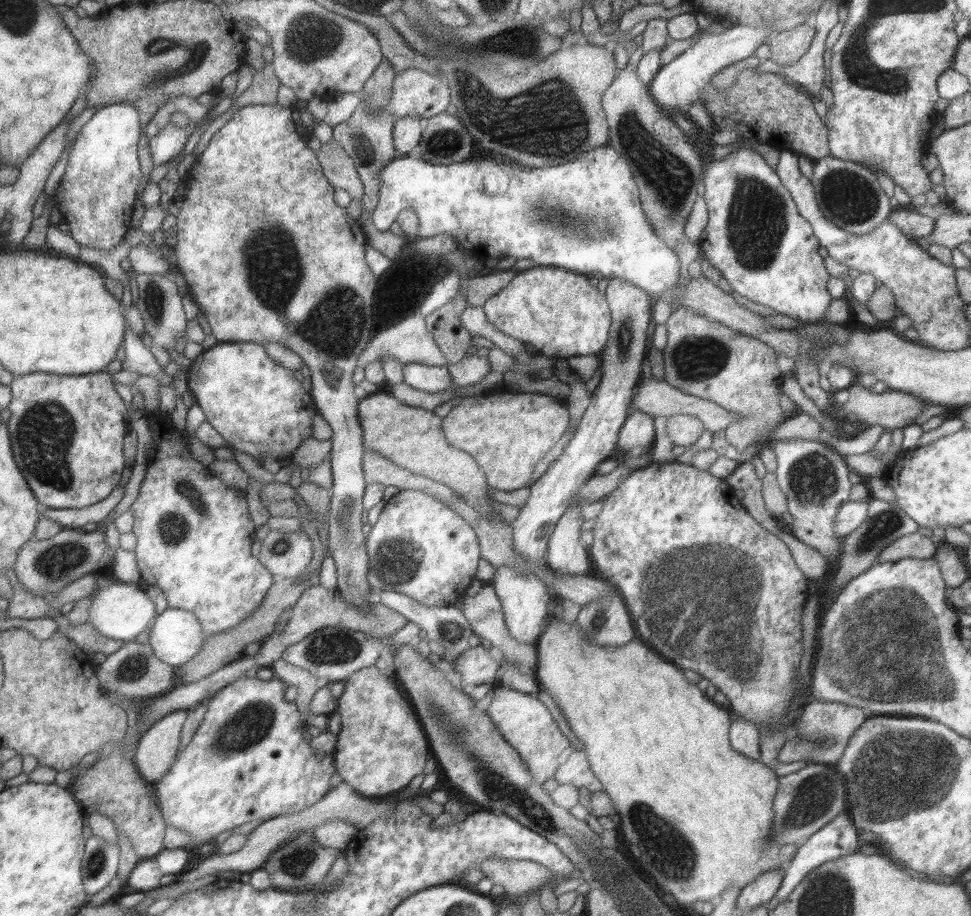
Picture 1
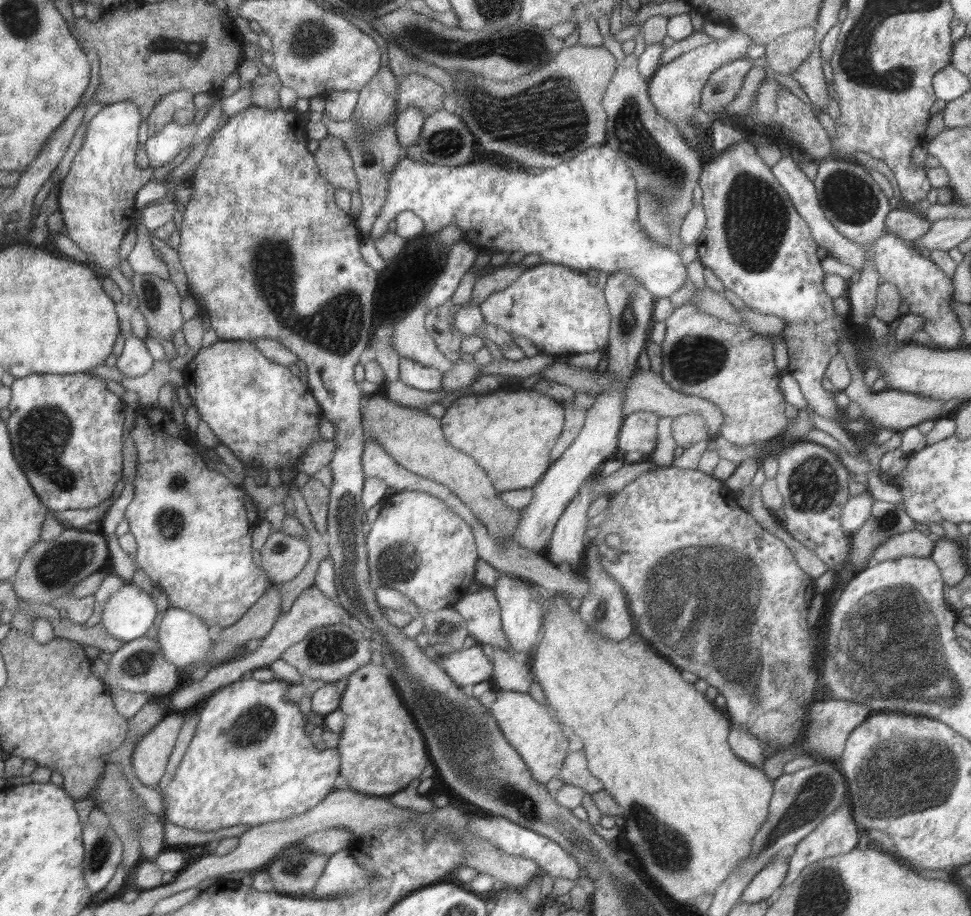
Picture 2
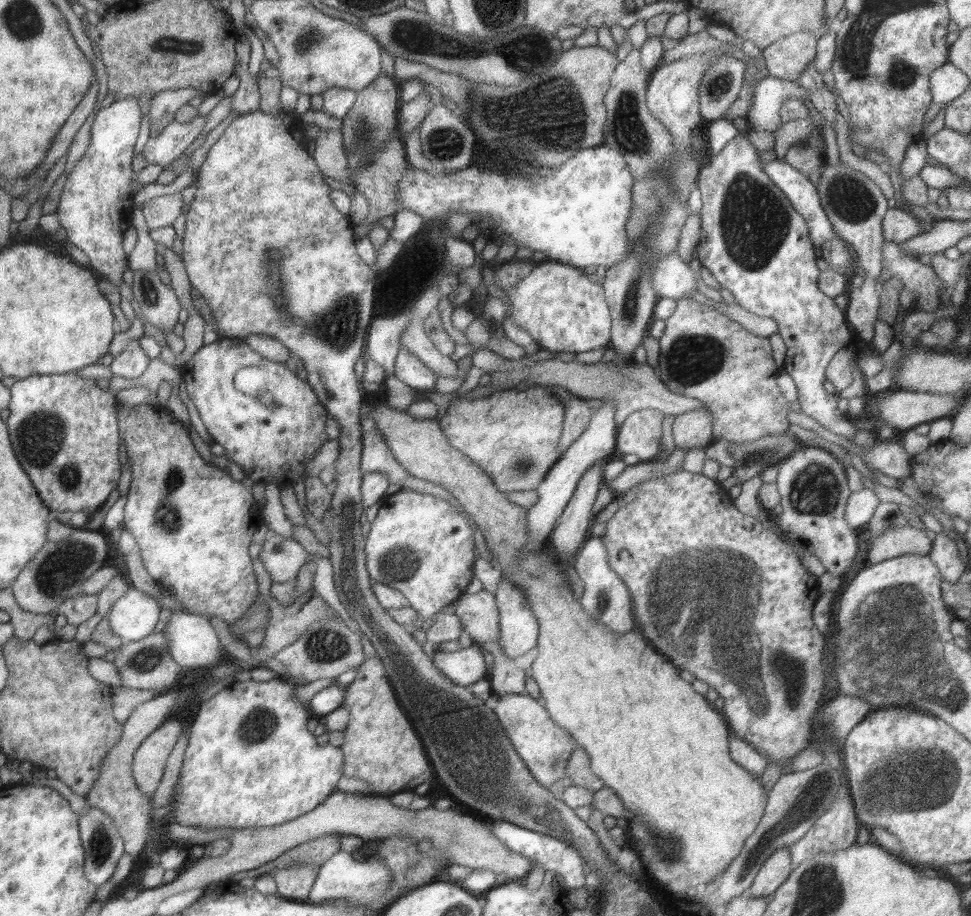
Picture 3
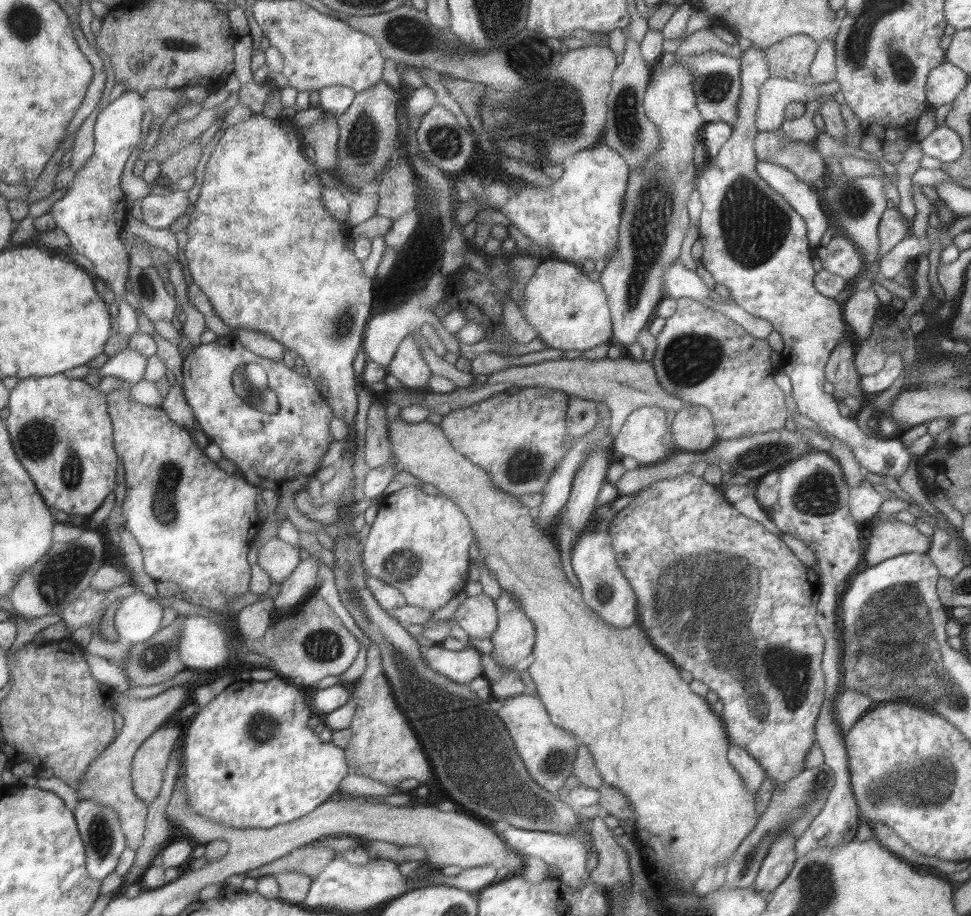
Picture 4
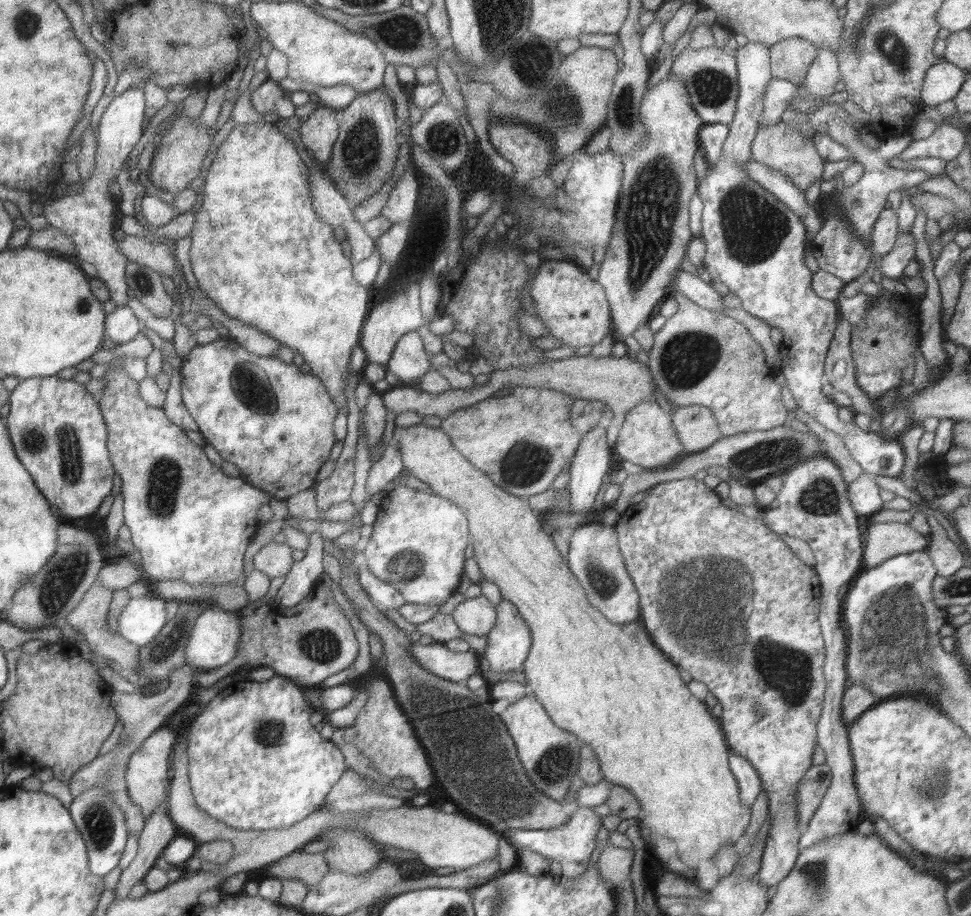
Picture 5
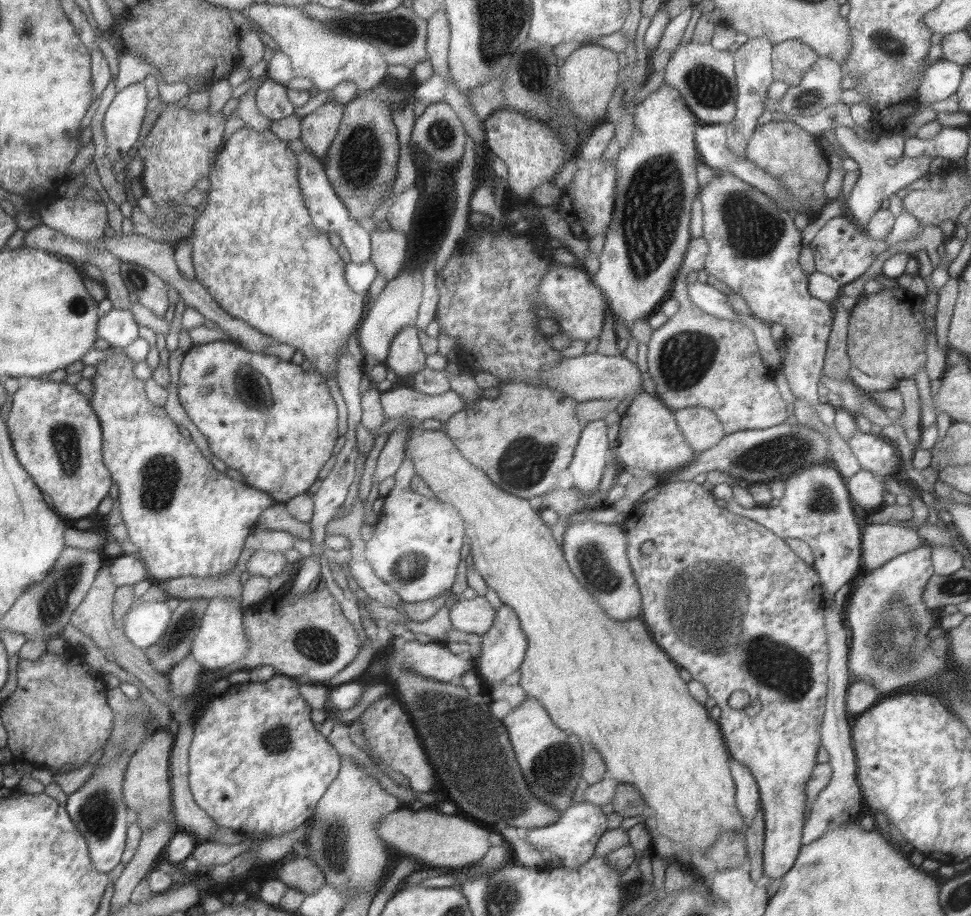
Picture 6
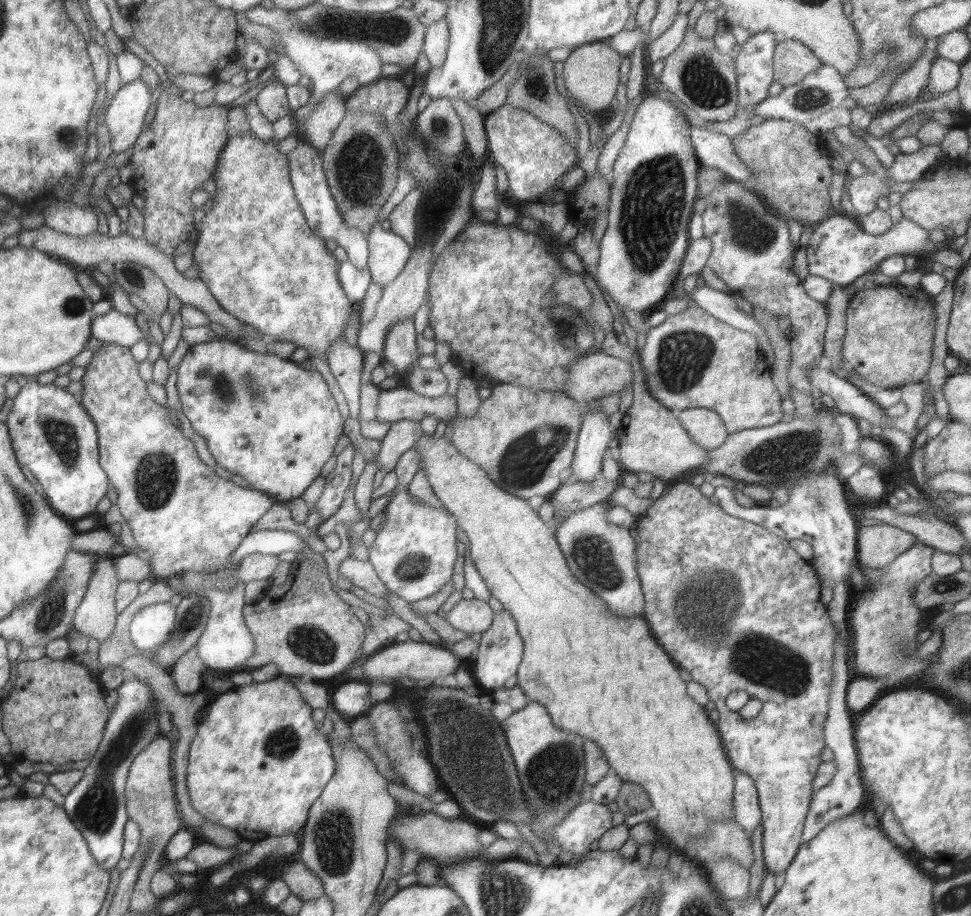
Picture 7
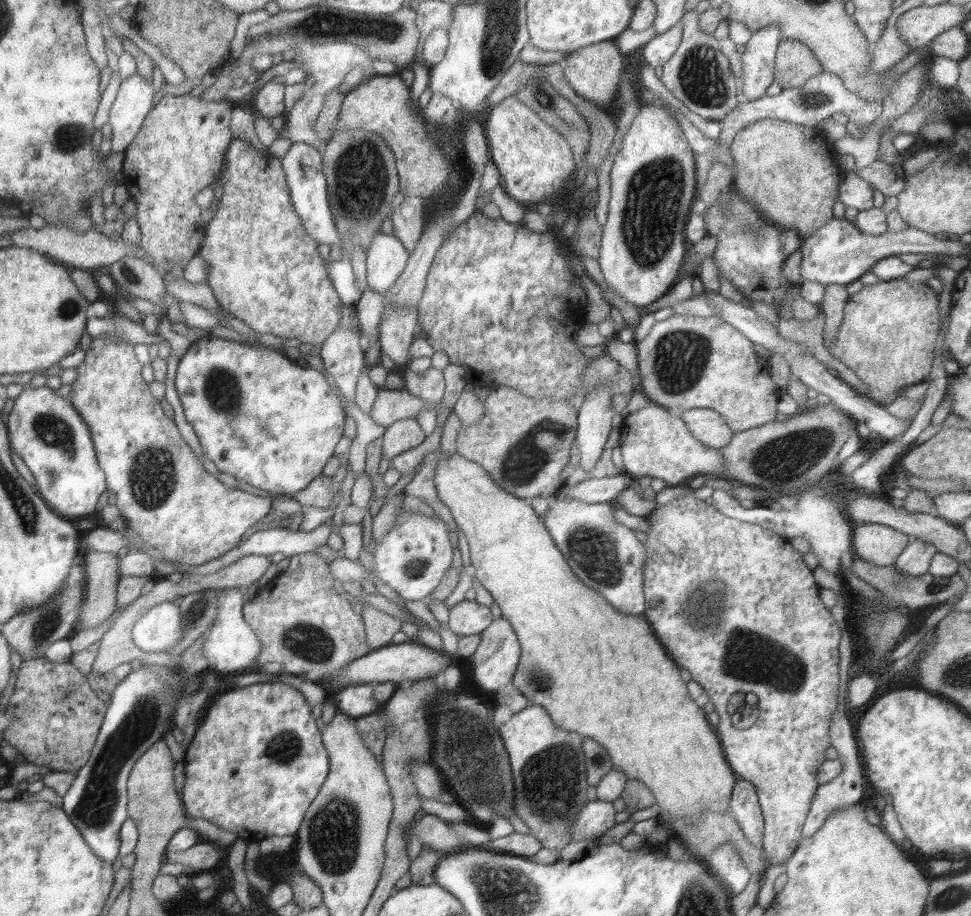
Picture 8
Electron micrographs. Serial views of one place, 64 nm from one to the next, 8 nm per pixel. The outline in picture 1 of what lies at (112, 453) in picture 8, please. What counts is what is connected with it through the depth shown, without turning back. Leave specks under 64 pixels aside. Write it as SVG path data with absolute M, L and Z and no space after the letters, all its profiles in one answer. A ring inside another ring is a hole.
M151 412L148 420L153 440L146 452L147 472L138 499L130 508L134 511L137 568L148 584L159 586L164 592L168 607L192 612L204 634L226 632L252 616L273 583L273 575L251 553L258 526L250 516L245 492L229 488L224 480L192 458L188 442L175 440L176 429L170 416Z

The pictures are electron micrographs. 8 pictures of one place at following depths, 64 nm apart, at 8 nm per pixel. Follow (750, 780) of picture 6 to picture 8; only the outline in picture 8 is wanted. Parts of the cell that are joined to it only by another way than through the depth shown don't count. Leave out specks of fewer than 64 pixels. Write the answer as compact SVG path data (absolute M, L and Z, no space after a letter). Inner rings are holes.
M737 779L729 810L738 821L746 839L753 845L762 846L765 820L756 787L752 782Z

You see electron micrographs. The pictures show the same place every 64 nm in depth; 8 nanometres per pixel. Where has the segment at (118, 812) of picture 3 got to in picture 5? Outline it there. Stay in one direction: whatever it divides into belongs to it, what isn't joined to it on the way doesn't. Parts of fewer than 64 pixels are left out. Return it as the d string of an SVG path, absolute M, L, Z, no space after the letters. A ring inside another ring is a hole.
M186 662L182 668L178 668L178 670L174 670L170 674L170 684L166 689L154 694L147 694L146 696L138 691L134 693L123 693L118 690L112 690L109 694L111 706L119 716L119 720L123 723L122 735L124 737L122 737L122 743L116 745L108 753L99 755L98 758L92 759L92 762L88 762L88 764L80 767L80 770L76 770L74 776L65 782L69 786L73 797L80 796L82 792L92 790L96 786L108 790L108 794L114 796L116 804L122 808L122 812L126 816L126 826L128 826L129 835L134 834L134 836L139 837L146 822L144 815L142 815L140 805L132 802L130 795L128 795L126 768L128 768L130 756L144 744L144 741L153 732L156 732L161 726L167 724L166 718L173 718L177 715L179 707L192 696L194 686L196 688L196 684L193 682L194 671L198 671L198 667L192 666L190 662Z

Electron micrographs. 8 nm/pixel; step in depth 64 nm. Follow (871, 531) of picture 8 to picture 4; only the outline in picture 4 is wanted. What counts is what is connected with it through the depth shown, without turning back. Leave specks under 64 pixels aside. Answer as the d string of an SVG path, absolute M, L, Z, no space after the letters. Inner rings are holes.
M898 520L870 525L872 532L866 547L868 566L888 561L888 558L895 558L899 554L924 554L931 546L931 537L922 534L915 525Z

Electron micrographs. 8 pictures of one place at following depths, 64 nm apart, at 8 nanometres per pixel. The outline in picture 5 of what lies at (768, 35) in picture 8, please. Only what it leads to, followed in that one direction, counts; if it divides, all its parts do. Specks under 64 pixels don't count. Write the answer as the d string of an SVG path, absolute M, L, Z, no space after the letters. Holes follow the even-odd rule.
M748 41L744 46L738 47L738 50L735 54L737 69L738 69L738 75L739 75L739 98L737 100L737 109L735 112L734 120L729 125L729 137L725 140L723 150L724 153L722 153L722 157L720 157L720 162L716 163L716 165L712 166L710 169L710 173L704 177L704 180L699 181L698 188L697 188L697 194L701 198L704 207L703 207L703 213L702 213L702 238L707 243L706 245L706 256L704 257L704 262L702 266L708 270L709 274L711 275L711 280L718 280L718 282L723 282L728 286L730 292L732 294L736 294L738 298L740 299L740 302L742 302L742 308L749 312L752 316L755 316L756 318L760 318L764 321L766 321L771 327L775 326L776 328L782 329L783 334L783 342L782 345L779 347L780 352L782 354L783 361L781 362L781 368L779 372L781 372L784 377L786 377L786 385L789 388L789 390L793 393L793 397L795 398L797 402L797 406L799 408L802 408L802 412L806 412L806 414L810 414L812 418L814 418L815 422L818 422L821 426L824 426L827 428L827 430L830 430L831 432L834 432L835 434L838 434L840 438L842 438L842 441L845 443L845 446L847 450L852 454L852 457L856 462L858 462L858 465L863 469L864 473L867 476L870 476L872 478L878 477L878 476L891 476L891 477L899 477L903 473L903 470L905 469L905 463L907 460L907 456L905 455L905 449L903 448L903 445L899 442L899 438L896 438L894 436L886 436L884 433L879 432L864 432L864 430L861 430L854 422L843 422L840 417L838 417L839 412L839 405L837 403L834 403L831 401L830 397L827 397L822 393L822 385L826 382L826 374L825 374L825 360L828 352L828 348L830 346L830 342L832 342L832 338L834 338L834 330L836 330L836 326L838 326L838 318L840 317L841 312L839 311L837 301L831 301L825 298L822 298L816 294L816 291L812 289L812 278L813 273L808 269L808 266L806 265L805 255L806 249L808 248L809 241L806 240L806 234L808 234L807 226L803 224L803 221L800 219L794 211L788 205L784 204L784 202L780 201L772 191L769 191L768 189L765 189L760 185L760 183L754 181L744 169L742 169L742 166L748 162L748 160L752 159L752 142L759 130L759 127L762 126L763 123L763 117L764 117L764 96L765 96L765 89L767 86L767 83L772 80L772 73L771 73L771 62L770 62L770 46L766 46L765 44L762 44L760 42L750 42Z

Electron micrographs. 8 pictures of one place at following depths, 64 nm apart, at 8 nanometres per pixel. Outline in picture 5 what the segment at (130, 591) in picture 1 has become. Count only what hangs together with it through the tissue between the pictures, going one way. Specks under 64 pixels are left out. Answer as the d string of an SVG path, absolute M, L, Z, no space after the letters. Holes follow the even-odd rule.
M132 597L120 613L118 633L128 642L141 647L151 643L167 622L164 598Z

